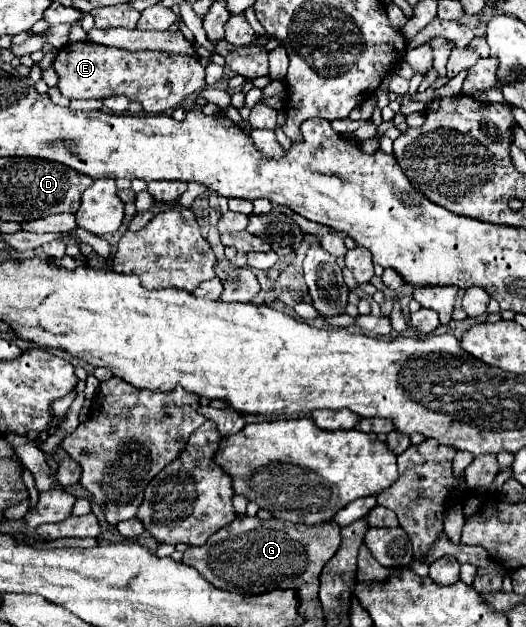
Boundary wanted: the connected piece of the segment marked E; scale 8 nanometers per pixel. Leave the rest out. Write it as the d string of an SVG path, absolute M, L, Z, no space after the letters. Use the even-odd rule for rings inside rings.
M90 40L66 44L52 68L58 74L58 90L68 100L74 98L110 98L116 94L128 100L138 100L146 114L162 114L176 108L186 96L200 92L204 82L204 66L190 54L172 52L130 52L122 48L108 48Z

